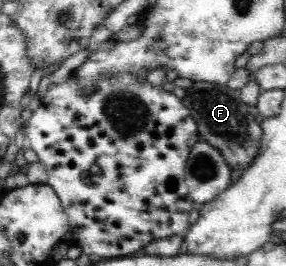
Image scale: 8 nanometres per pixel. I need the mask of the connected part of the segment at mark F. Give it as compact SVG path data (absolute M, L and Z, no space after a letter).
M194 82L190 88L185 89L183 104L198 126L198 136L215 147L227 161L229 169L244 169L258 155L260 140L262 139L262 126L255 121L255 117L247 111L248 105L241 101L240 90L232 90L228 85Z

